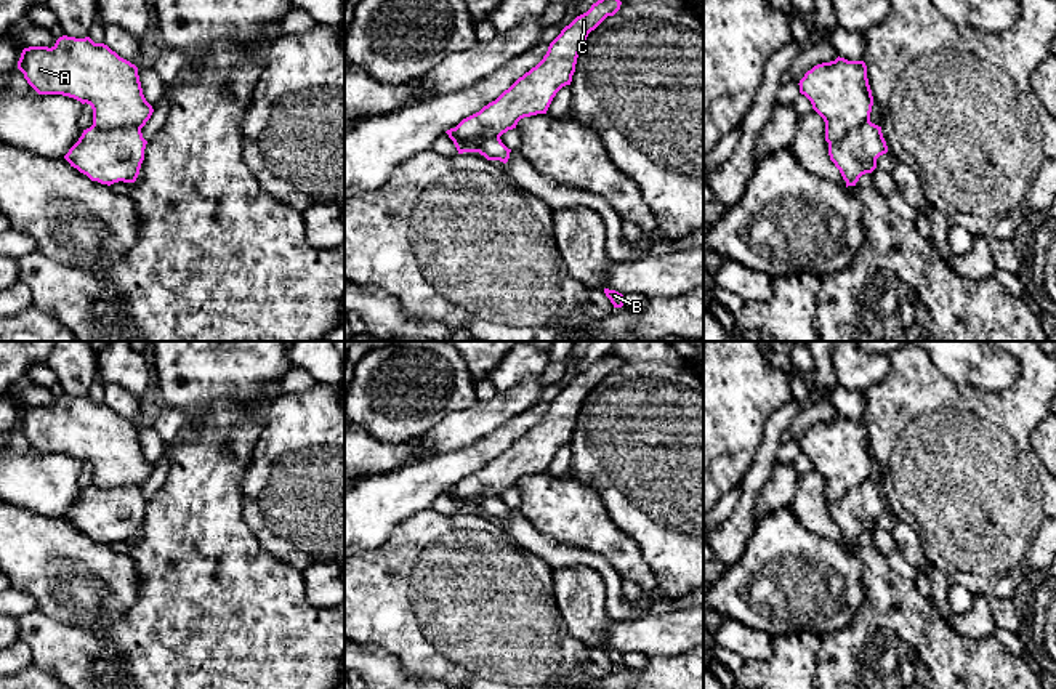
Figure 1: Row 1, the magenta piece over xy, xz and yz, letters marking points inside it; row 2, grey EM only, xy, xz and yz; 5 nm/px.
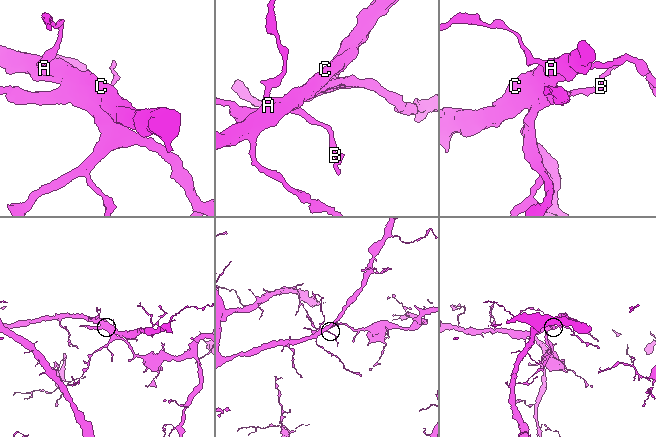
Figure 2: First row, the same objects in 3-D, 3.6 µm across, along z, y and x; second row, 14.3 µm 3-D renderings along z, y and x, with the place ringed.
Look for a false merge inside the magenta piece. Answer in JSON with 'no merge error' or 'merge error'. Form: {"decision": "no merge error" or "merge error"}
{"decision": "merge error"}

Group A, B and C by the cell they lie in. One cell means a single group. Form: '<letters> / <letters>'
A C / B

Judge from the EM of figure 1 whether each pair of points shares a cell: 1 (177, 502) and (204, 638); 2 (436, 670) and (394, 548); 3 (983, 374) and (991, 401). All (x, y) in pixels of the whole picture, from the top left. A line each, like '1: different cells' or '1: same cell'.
1: same cell
2: same cell
3: different cells

